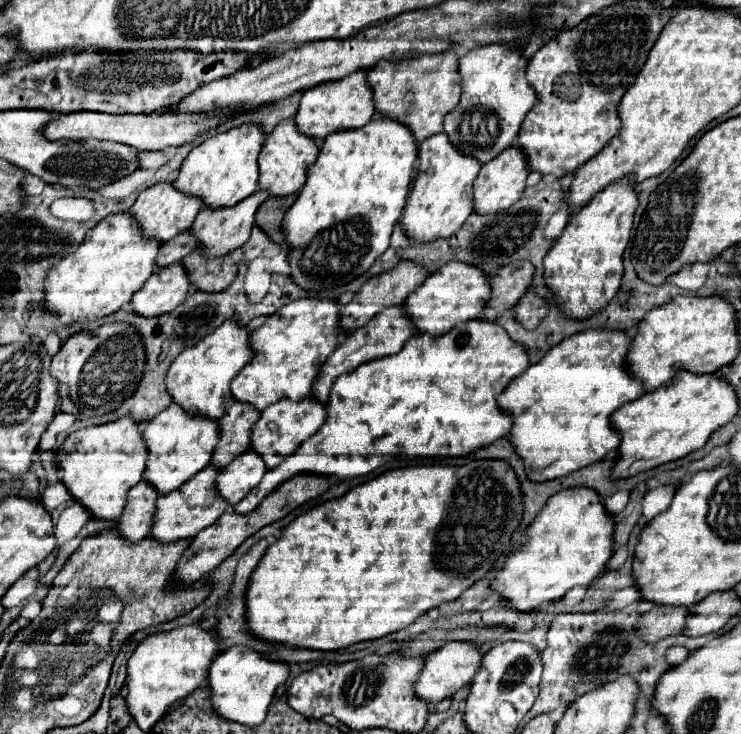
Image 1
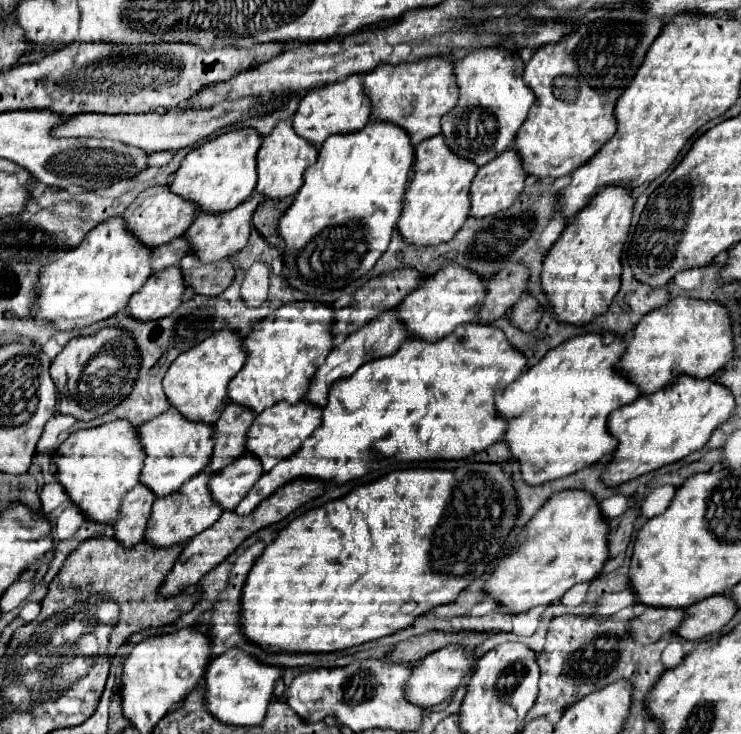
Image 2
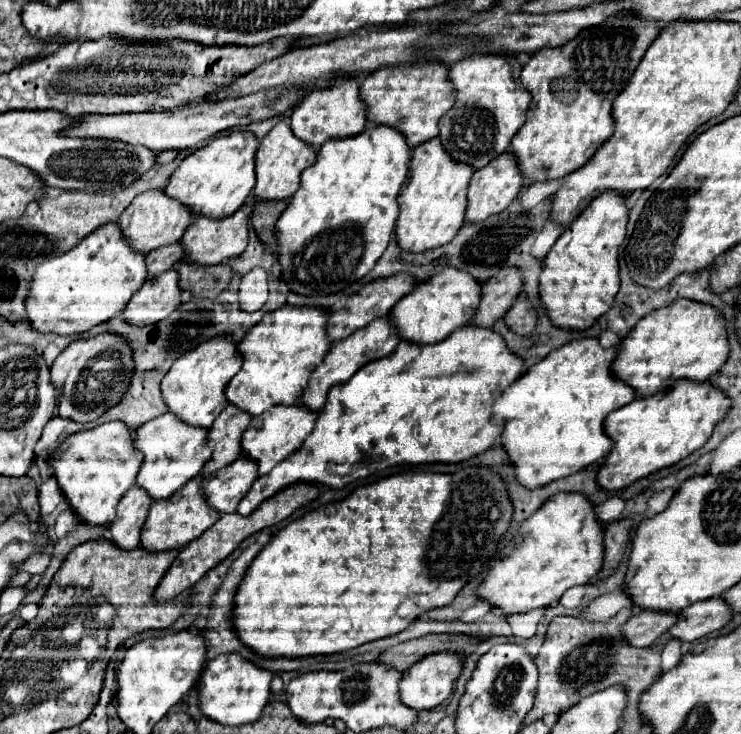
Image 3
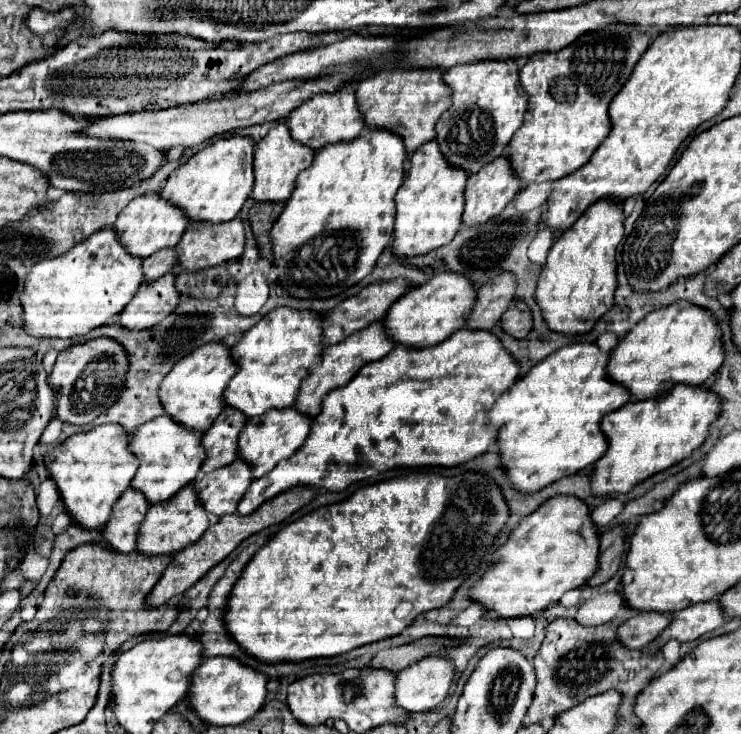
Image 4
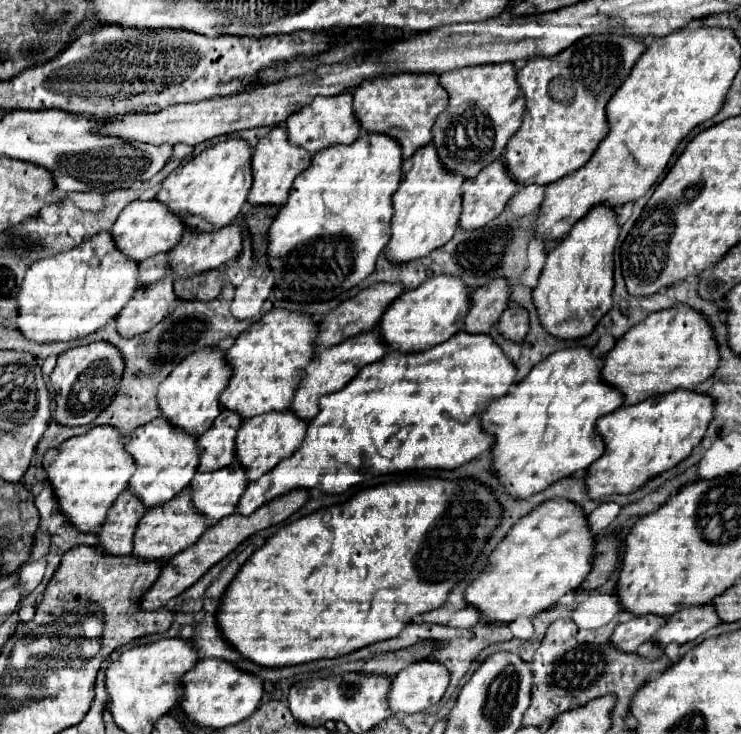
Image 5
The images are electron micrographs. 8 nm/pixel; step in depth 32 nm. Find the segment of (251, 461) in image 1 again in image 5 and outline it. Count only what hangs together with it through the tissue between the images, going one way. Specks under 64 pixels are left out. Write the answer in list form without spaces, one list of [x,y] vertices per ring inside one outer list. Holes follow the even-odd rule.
[[[236,462],[218,472],[196,472],[190,484],[192,506],[206,516],[208,524],[214,524],[236,512],[246,484],[246,472]]]

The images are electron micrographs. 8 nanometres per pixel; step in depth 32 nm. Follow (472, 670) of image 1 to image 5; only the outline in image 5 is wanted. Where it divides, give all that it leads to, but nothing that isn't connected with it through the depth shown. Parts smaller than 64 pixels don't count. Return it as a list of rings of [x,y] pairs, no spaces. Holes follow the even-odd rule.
[[[422,660],[406,666],[392,678],[388,708],[394,714],[414,714],[434,708],[446,692],[450,674],[444,664]]]

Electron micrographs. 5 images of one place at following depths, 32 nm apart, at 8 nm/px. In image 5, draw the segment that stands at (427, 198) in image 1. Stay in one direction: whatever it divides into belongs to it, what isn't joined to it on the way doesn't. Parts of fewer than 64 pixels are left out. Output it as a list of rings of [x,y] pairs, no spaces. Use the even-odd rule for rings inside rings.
[[[432,144],[422,146],[410,162],[410,172],[406,172],[398,192],[392,196],[392,232],[390,242],[384,248],[384,256],[392,264],[424,258],[432,250],[446,244],[458,230],[458,218],[462,210],[460,186],[464,184],[464,178],[444,170]]]

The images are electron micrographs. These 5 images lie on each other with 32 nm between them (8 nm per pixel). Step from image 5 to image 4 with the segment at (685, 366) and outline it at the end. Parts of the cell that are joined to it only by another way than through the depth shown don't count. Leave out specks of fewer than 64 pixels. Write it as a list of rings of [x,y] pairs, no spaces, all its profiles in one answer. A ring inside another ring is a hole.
[[[680,300],[672,306],[650,312],[618,342],[614,352],[610,352],[606,376],[628,390],[630,402],[640,402],[658,396],[676,384],[700,386],[716,374],[722,362],[724,350],[720,328],[712,312]]]

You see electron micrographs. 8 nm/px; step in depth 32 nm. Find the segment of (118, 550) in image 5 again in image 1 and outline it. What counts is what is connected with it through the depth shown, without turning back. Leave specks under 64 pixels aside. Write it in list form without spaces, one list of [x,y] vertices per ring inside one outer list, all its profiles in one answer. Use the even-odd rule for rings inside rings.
[[[140,482],[128,492],[128,500],[124,506],[122,516],[118,518],[118,534],[128,542],[140,542],[148,536],[152,518],[154,518],[154,504],[158,500],[156,490]]]

